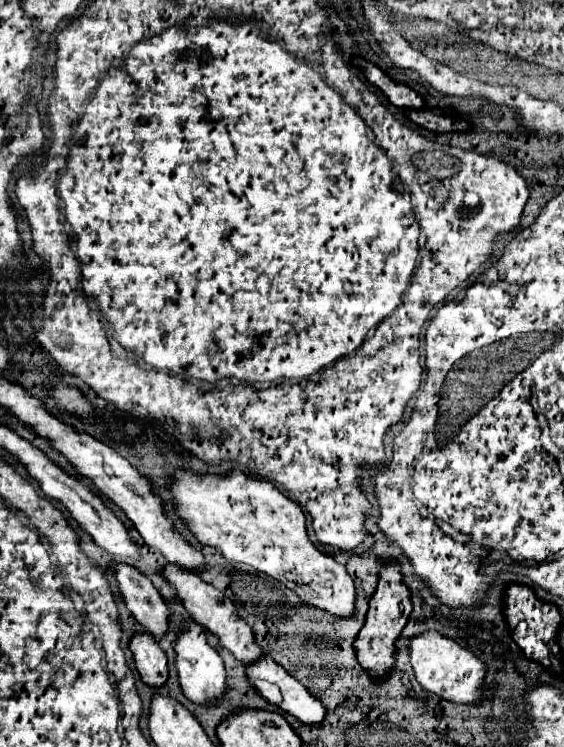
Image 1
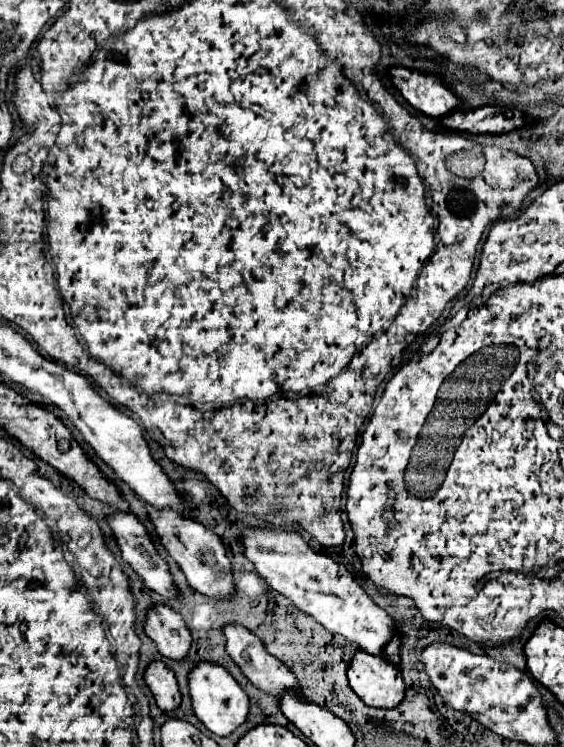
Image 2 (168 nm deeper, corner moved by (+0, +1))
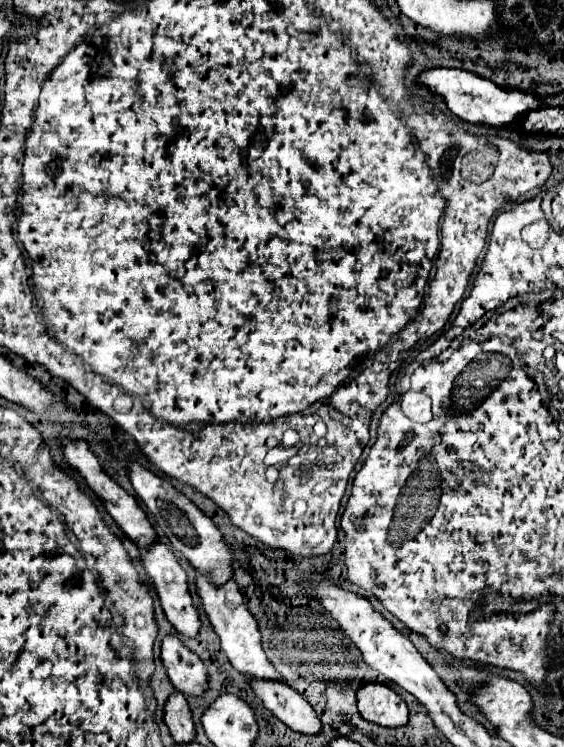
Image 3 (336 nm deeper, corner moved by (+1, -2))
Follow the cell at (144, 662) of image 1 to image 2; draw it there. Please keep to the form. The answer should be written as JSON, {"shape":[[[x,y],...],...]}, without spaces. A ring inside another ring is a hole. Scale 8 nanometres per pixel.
{"shape":[[[154,661],[146,669],[144,679],[146,679],[146,685],[150,687],[150,691],[154,693],[158,707],[164,713],[170,713],[170,711],[180,707],[182,695],[180,695],[180,689],[176,685],[176,677],[162,661]]]}

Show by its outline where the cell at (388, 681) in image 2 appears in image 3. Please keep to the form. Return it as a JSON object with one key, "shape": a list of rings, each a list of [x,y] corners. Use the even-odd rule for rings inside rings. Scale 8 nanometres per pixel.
{"shape":[[[367,682],[357,690],[357,708],[369,722],[397,728],[407,724],[407,704],[393,688],[381,682]]]}

